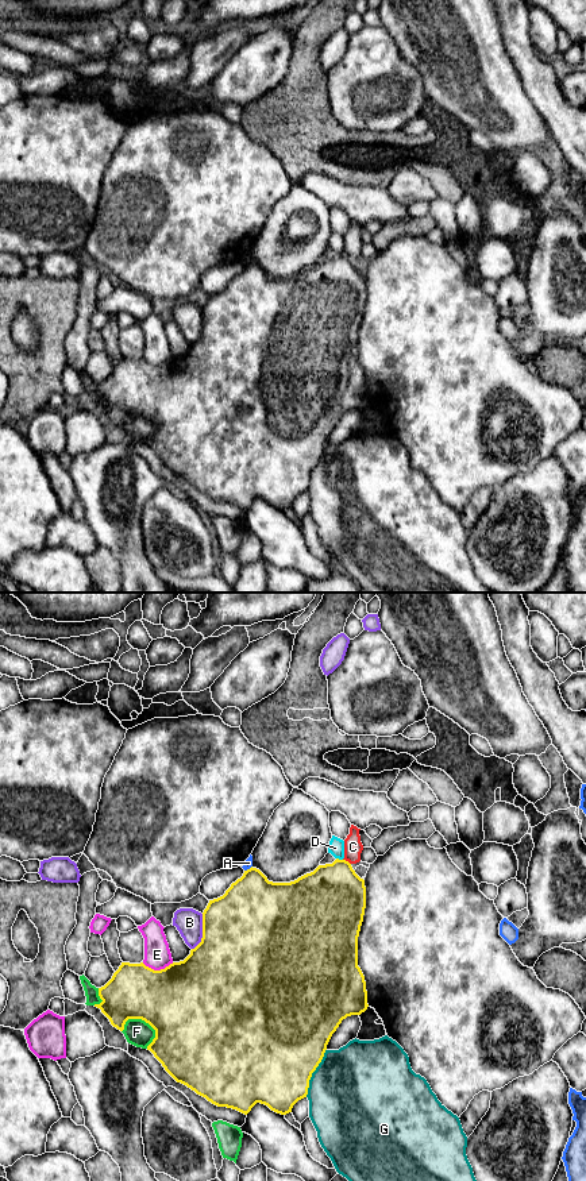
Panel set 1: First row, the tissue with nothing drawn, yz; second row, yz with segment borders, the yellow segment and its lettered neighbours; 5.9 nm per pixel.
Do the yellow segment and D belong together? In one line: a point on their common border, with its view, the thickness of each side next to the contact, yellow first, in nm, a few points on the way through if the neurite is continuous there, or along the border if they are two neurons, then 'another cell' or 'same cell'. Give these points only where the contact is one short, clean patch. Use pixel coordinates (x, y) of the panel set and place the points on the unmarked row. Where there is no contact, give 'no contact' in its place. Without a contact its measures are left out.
yz (338, 254) | 400/100 nm | along yz (336, 253), (342, 255) | another cell

